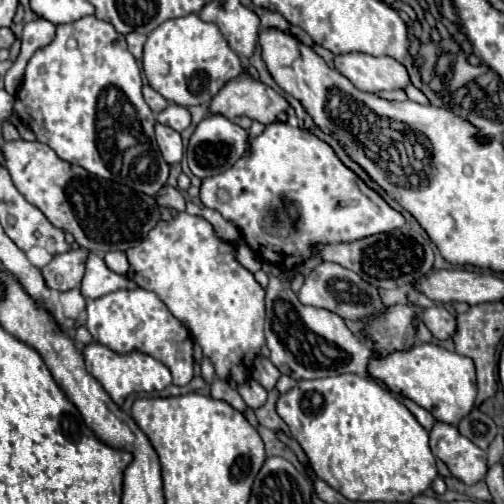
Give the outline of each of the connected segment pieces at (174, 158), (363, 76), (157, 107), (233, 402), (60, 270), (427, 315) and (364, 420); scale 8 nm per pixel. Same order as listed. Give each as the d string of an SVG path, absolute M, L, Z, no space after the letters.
M156 124L156 142L158 142L158 148L160 148L164 160L170 166L174 166L182 160L182 138L178 132L174 132L168 126Z
M362 52L334 56L334 66L364 92L398 90L410 84L406 68L390 56L368 56Z
M144 86L144 100L152 108L152 112L156 112L156 114L168 106L168 100L164 96L160 96L156 90L152 90L150 86Z
M216 380L212 386L210 386L210 396L212 398L216 398L216 400L224 400L224 402L228 402L234 410L238 410L238 412L246 412L246 404L244 404L244 400L242 400L242 396L238 394L238 390L236 388L232 388L228 382L224 382L224 380Z
M82 248L68 250L64 254L52 256L52 260L42 268L42 276L48 288L66 292L80 286L84 272L84 260L82 260Z
M430 306L424 308L422 312L422 322L426 324L426 328L438 338L438 340L446 340L454 334L456 330L456 318L454 314L450 314L446 308L442 306Z
M356 374L300 380L292 390L280 396L276 408L290 426L292 438L296 438L296 442L306 452L314 472L348 500L410 502L438 476L436 458L428 444L428 432L400 400L396 400L374 380L366 380Z

